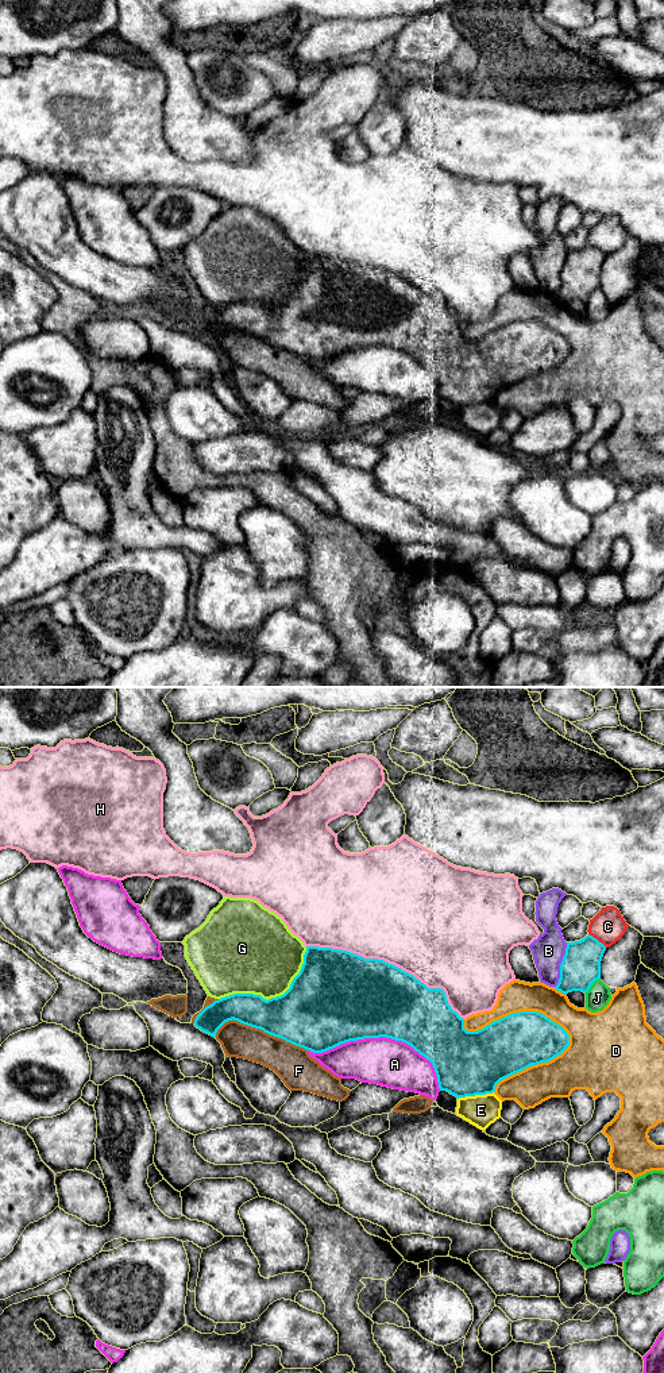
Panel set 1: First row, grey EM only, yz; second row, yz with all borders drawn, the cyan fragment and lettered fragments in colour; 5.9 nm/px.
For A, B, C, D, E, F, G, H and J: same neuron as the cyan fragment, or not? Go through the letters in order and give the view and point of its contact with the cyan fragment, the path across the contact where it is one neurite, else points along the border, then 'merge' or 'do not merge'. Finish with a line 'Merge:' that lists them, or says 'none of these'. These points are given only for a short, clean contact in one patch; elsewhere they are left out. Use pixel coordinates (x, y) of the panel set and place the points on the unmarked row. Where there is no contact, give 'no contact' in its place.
A: yz (383, 344) | do not merge
B: yz (560, 274) | do not merge
C: yz (597, 249) | do not merge
D: yz (517, 321) | do not merge
E: yz (475, 402) | do not merge
F: yz (261, 338) | do not merge
G: yz (274, 307) | do not merge
H: yz (388, 272) | do not merge
J: yz (591, 292) | along yz (599, 286), (585, 301) | do not merge
Merge: none of these

